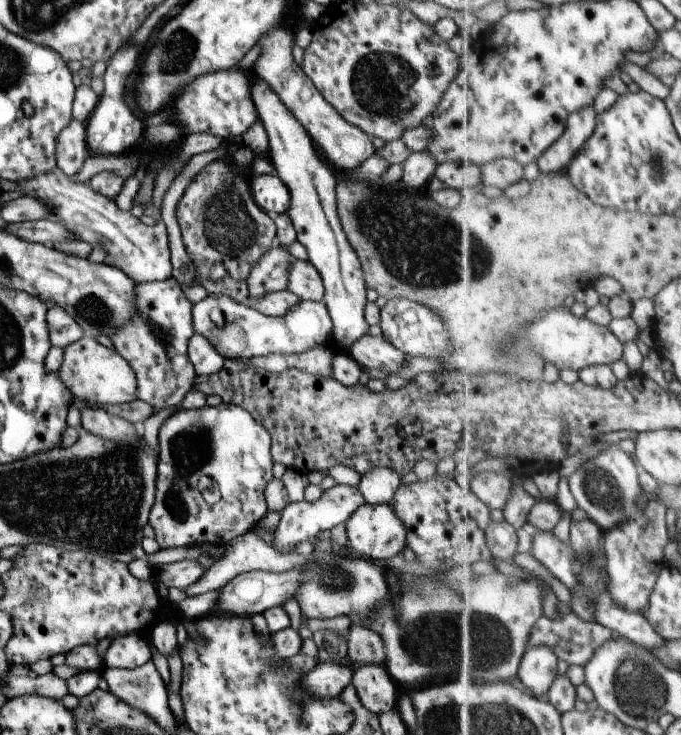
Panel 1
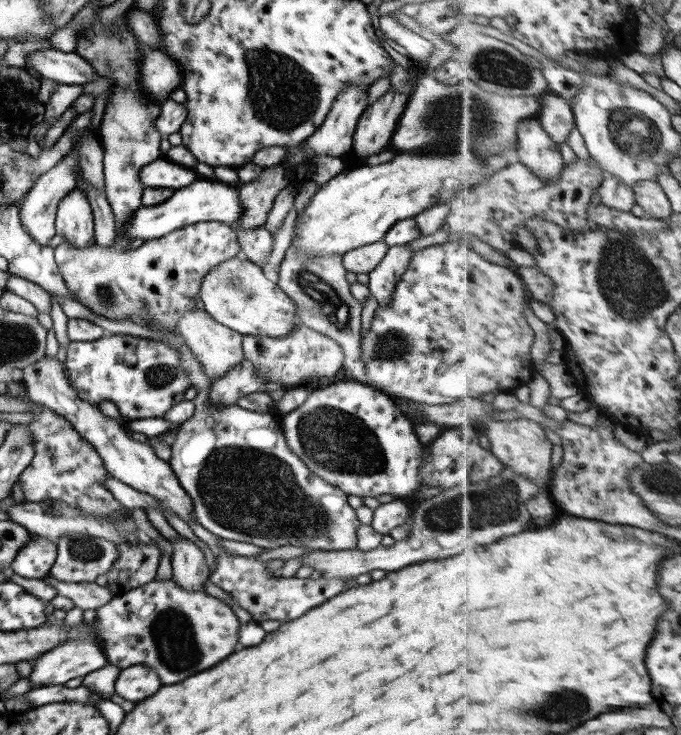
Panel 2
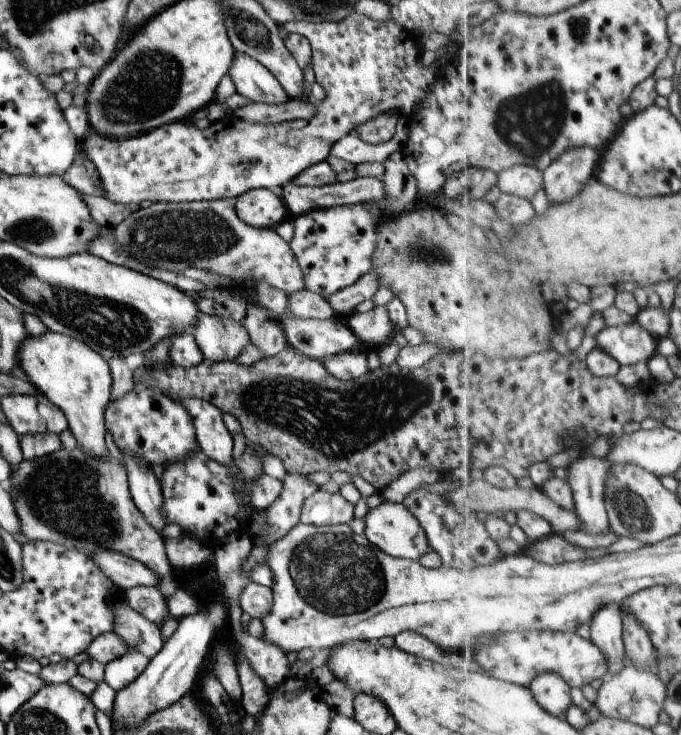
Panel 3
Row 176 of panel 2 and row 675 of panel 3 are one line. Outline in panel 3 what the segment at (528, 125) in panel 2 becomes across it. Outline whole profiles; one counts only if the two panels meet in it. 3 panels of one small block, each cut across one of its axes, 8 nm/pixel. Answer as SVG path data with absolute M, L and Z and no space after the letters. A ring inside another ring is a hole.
M557 673L539 675L530 684L537 702L556 717L567 719L568 710L573 705L571 685Z

